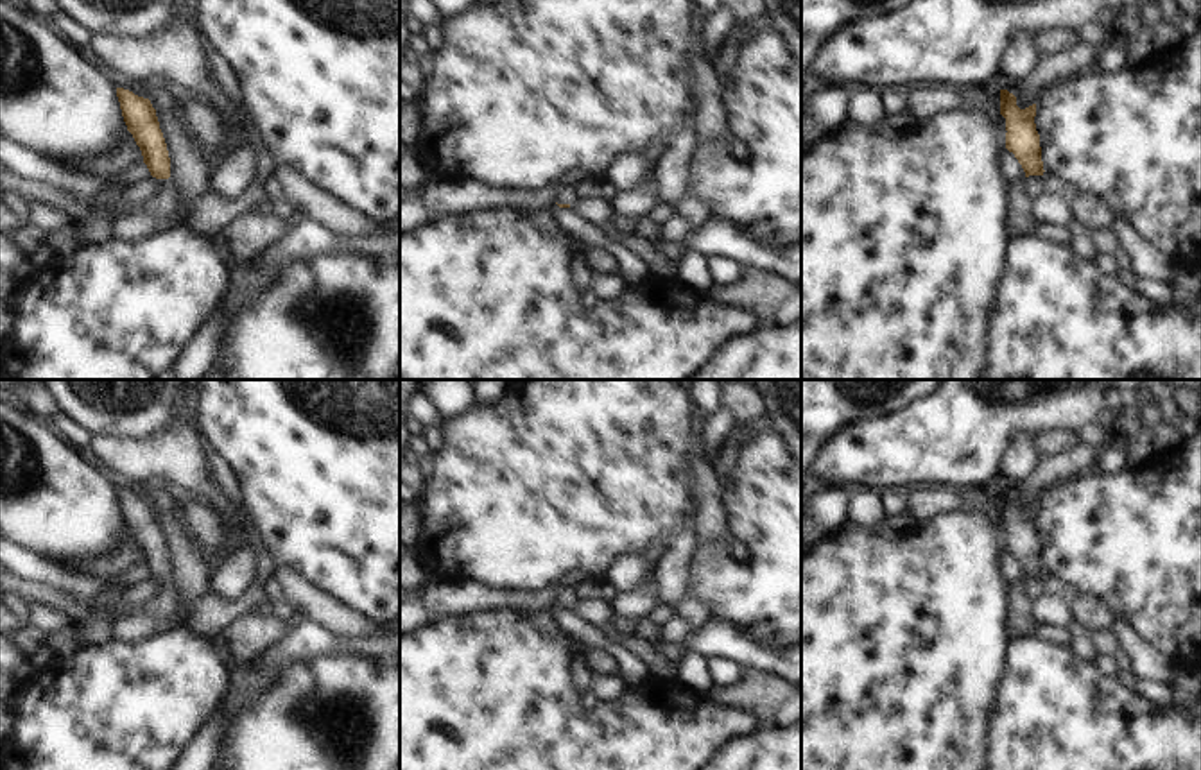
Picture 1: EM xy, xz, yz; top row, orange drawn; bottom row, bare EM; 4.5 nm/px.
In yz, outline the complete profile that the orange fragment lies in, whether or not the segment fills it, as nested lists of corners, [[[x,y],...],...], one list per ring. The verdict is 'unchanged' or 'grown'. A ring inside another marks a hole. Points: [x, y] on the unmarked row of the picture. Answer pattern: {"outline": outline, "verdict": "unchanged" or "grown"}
{"outline": [[[1000,491],[1000,516],[1006,519],[1006,550],[1015,555],[1025,578],[1043,577],[1040,535],[1034,525],[1036,505],[1020,510],[1016,498]]], "verdict": "unchanged"}

